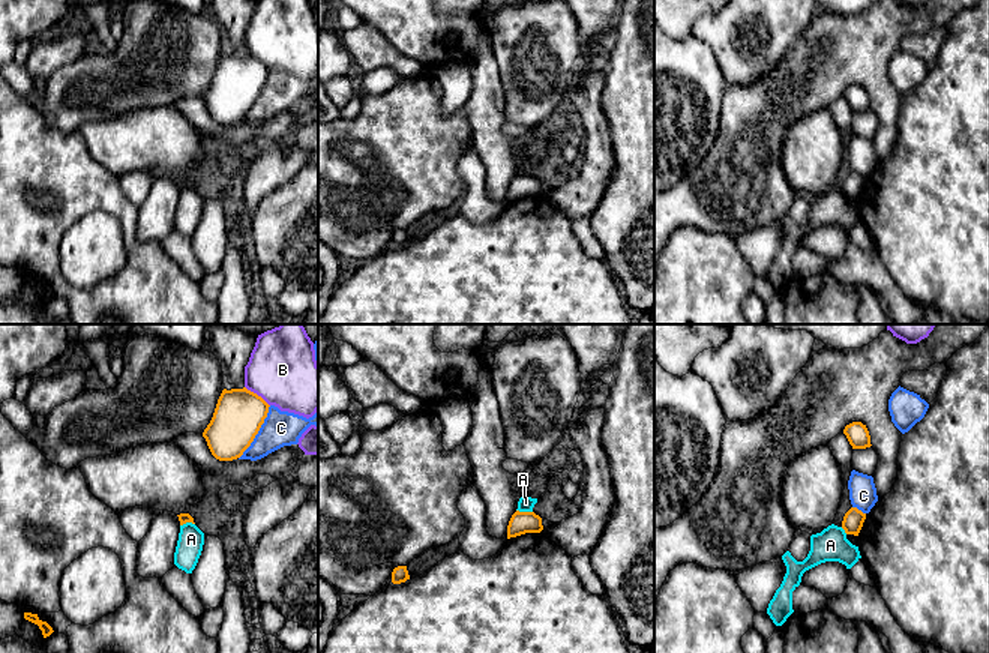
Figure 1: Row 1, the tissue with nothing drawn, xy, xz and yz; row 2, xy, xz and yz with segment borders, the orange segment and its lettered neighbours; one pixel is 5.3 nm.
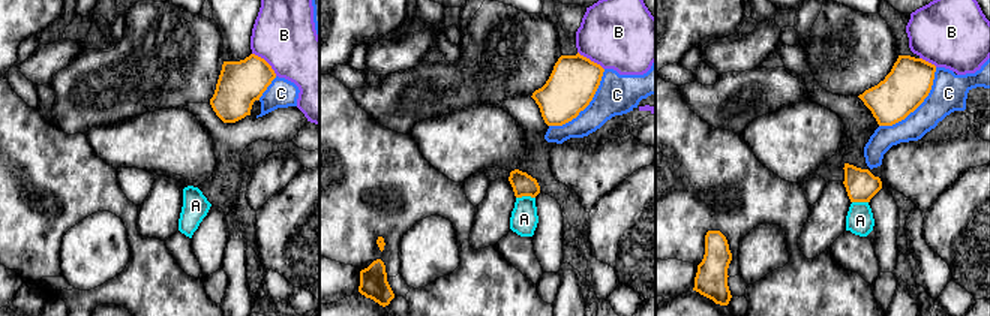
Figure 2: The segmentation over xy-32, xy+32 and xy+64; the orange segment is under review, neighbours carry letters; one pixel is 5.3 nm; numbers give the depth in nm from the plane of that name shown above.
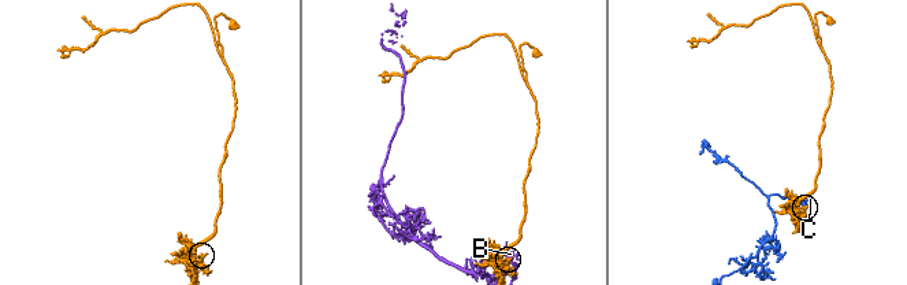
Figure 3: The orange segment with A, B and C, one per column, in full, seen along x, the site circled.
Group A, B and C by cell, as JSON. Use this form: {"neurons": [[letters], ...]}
{"neurons": [["A"], ["B"], ["C"]]}

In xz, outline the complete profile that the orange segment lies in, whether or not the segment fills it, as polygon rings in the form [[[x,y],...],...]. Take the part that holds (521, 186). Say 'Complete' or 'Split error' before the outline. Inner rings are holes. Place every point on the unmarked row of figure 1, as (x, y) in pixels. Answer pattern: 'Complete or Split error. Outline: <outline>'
Complete. Outline: [[[516,174],[507,189],[507,203],[516,201],[525,197],[540,197],[543,194],[542,182],[534,176]]]

